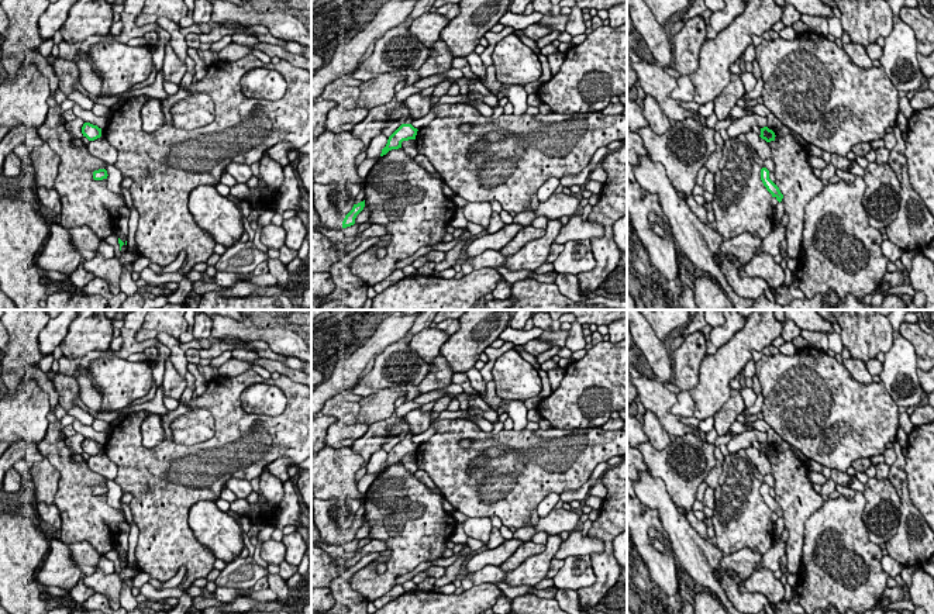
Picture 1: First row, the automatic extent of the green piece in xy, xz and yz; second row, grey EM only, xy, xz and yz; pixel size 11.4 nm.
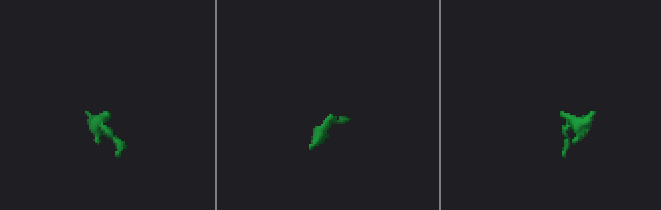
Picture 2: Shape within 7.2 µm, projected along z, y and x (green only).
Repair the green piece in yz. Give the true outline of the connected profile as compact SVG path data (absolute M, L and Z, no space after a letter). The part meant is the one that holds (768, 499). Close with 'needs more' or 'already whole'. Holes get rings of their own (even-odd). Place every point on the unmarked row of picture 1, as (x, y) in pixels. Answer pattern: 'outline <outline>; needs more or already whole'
outline M766 483L761 484L761 496L766 506L775 513L779 518L783 514L783 510L780 508L779 503L769 494L769 486Z; already whole

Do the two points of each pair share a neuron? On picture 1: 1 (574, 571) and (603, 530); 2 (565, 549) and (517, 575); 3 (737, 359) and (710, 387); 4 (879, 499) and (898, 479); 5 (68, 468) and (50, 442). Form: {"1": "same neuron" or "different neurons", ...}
{"1": "different neurons", "2": "different neurons", "3": "same neuron", "4": "different neurons", "5": "same neuron"}

